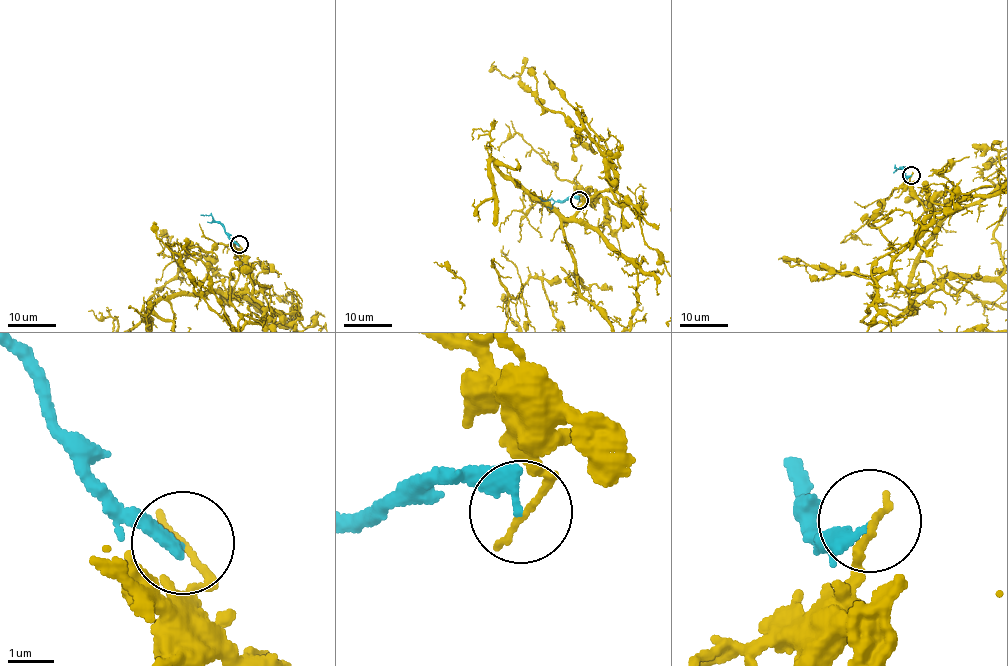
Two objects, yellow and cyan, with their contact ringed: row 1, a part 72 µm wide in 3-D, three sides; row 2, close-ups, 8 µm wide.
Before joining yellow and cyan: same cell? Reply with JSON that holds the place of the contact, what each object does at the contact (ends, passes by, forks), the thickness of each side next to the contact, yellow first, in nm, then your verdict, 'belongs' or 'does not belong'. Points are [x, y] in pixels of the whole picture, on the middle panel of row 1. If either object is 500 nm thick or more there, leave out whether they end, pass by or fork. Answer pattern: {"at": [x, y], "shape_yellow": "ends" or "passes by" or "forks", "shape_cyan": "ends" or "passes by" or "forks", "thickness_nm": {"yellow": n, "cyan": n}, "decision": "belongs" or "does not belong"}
{"at": [579, 200], "shape_yellow": "ends", "shape_cyan": "ends", "thickness_nm": {"yellow": 150, "cyan": 280}, "decision": "does not belong"}

